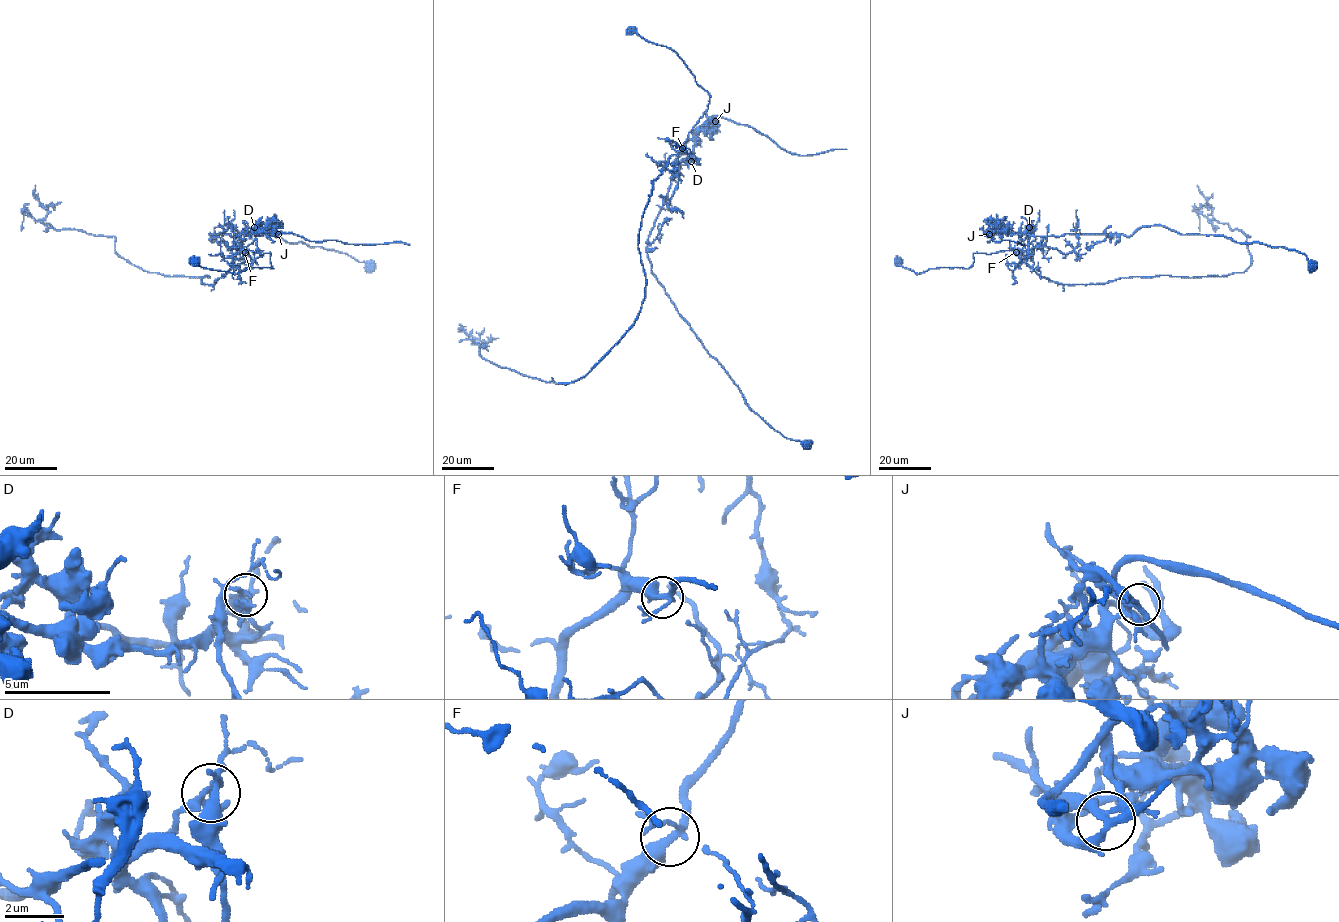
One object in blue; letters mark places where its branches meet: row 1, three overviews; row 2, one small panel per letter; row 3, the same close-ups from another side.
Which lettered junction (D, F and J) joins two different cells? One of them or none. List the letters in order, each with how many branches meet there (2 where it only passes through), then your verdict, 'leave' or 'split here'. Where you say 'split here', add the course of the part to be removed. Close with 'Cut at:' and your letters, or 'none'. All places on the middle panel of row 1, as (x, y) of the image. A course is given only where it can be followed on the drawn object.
D: 6 branches meet; split here; foreign part runs (691, 161), (673, 155), (653, 183), (639, 234), (641, 310), (585, 376), (523, 376), (458, 332)
F: 4 branches meet; leave
J: 4 branches meet; leave
Cut at: D

